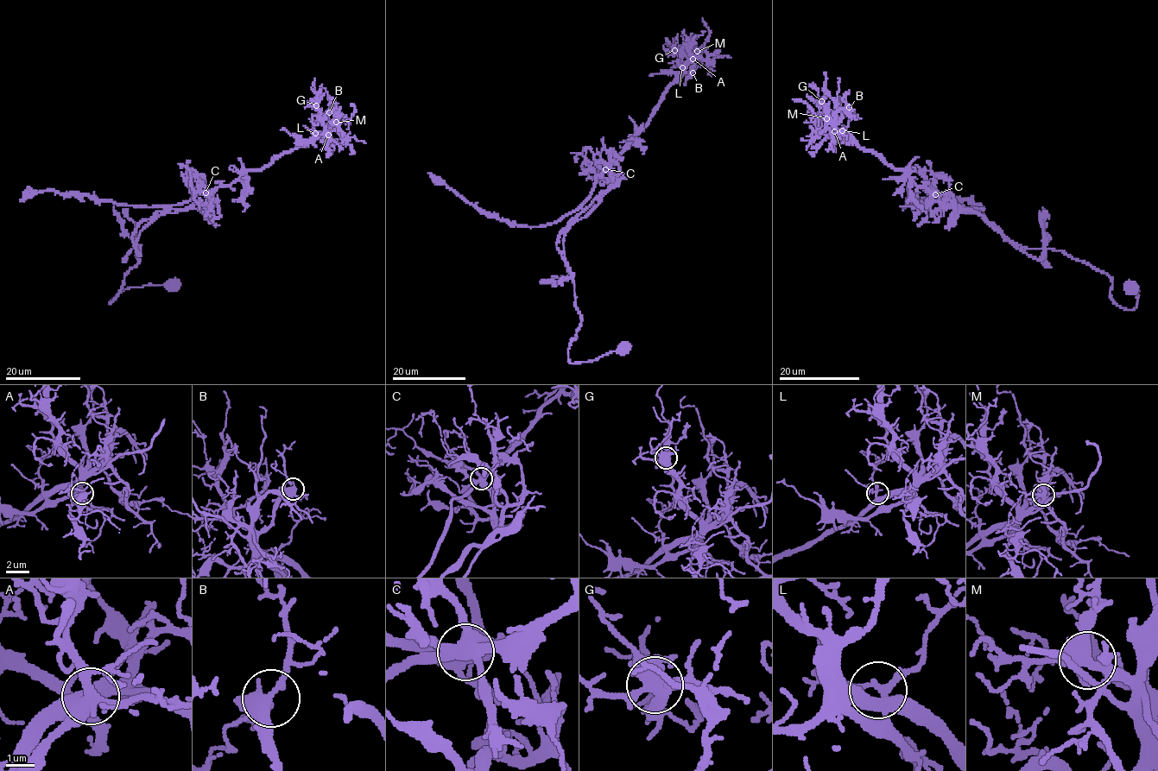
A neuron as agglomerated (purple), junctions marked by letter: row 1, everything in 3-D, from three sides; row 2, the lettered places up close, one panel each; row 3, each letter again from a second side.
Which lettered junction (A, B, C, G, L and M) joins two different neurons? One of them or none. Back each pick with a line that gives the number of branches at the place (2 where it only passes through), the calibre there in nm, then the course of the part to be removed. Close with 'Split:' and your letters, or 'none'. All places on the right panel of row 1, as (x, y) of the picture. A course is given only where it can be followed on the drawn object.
C: 6 branches meet; 440 nm thick; foreign part runs (935, 193), (942, 200), (983, 207), (968, 199), (927, 197), (915, 199), (902, 210)
Split: C

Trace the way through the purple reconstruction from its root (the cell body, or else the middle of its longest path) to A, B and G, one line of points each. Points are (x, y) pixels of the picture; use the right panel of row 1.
A: (972, 212), (962, 210), (952, 221), (951, 194), (917, 186), (905, 171), (864, 151), (850, 134), (834, 131)
B: (972, 212), (962, 210), (952, 221), (951, 194), (917, 186), (905, 171), (839, 132), (836, 123), (849, 107)
G: (972, 212), (962, 210), (952, 221), (953, 197), (917, 186), (905, 171), (863, 149), (839, 132), (821, 101)

